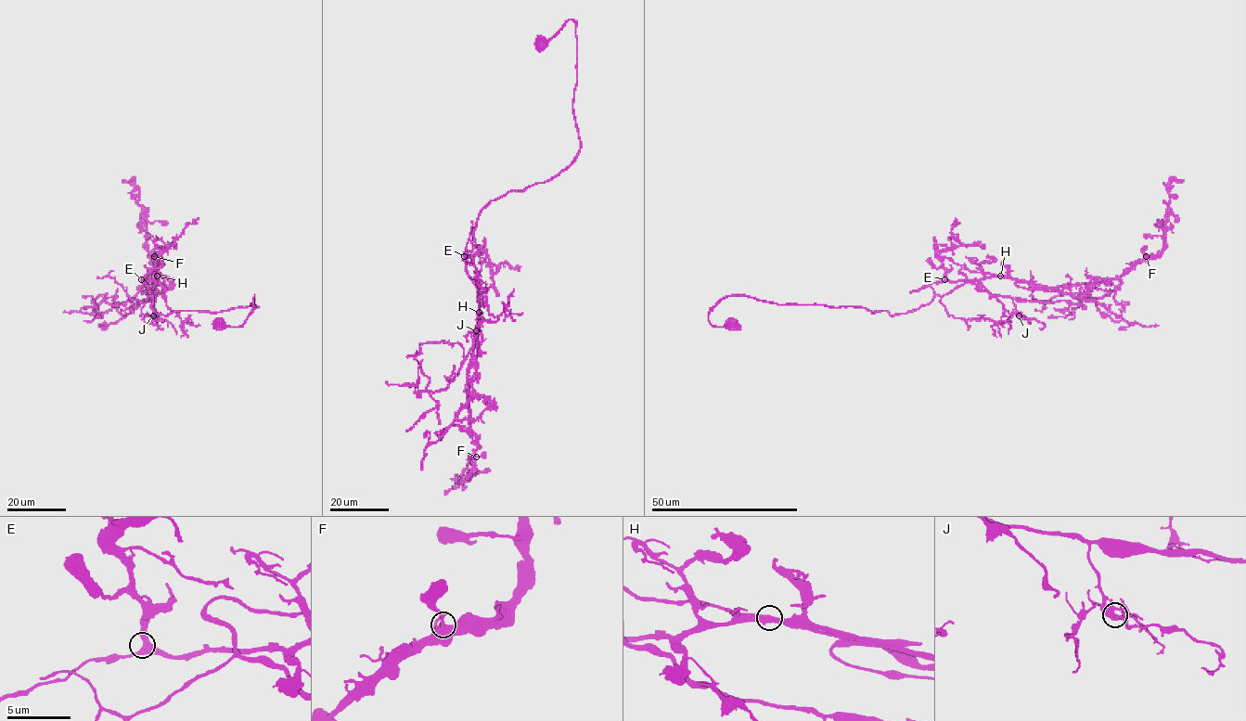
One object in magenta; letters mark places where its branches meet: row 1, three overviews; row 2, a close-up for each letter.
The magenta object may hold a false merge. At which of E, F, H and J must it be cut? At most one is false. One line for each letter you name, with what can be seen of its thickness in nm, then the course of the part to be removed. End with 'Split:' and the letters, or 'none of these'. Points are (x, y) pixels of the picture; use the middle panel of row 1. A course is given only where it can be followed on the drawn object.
H: Thickness 420 nm. Course of the part to remove: (479, 312), (471, 253), (480, 212), (557, 176), (580, 148), (576, 22), (535, 45)
Split: H

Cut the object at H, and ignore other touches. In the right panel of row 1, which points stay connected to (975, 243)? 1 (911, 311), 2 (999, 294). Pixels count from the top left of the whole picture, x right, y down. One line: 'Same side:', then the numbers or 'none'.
Same side: none

